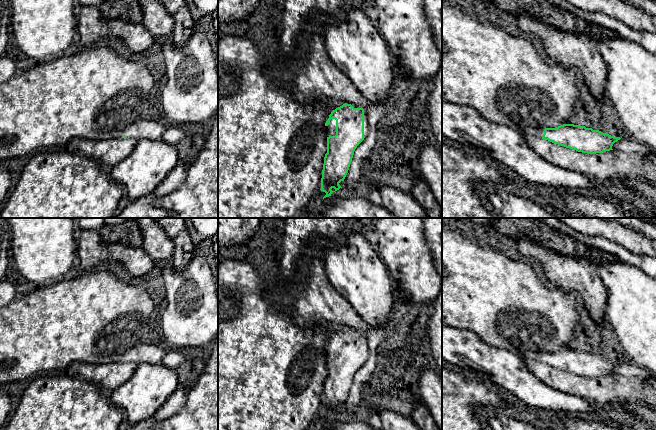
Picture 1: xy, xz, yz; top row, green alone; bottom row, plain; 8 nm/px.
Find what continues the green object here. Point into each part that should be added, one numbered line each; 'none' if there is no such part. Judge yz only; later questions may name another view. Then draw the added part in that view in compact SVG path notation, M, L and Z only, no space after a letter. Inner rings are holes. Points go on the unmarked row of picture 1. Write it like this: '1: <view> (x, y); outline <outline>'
1: yz (538, 355); outline M539 350L536 352L525 352L523 357L525 357L526 359L532 359L532 360L542 362L544 358L544 353L545 353L544 350Z

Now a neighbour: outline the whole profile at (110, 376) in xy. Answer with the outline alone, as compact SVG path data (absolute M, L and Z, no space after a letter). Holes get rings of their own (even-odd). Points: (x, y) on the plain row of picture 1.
M131 362L77 363L76 365L77 376L110 391L114 391L125 384L132 377L138 366L138 364Z

